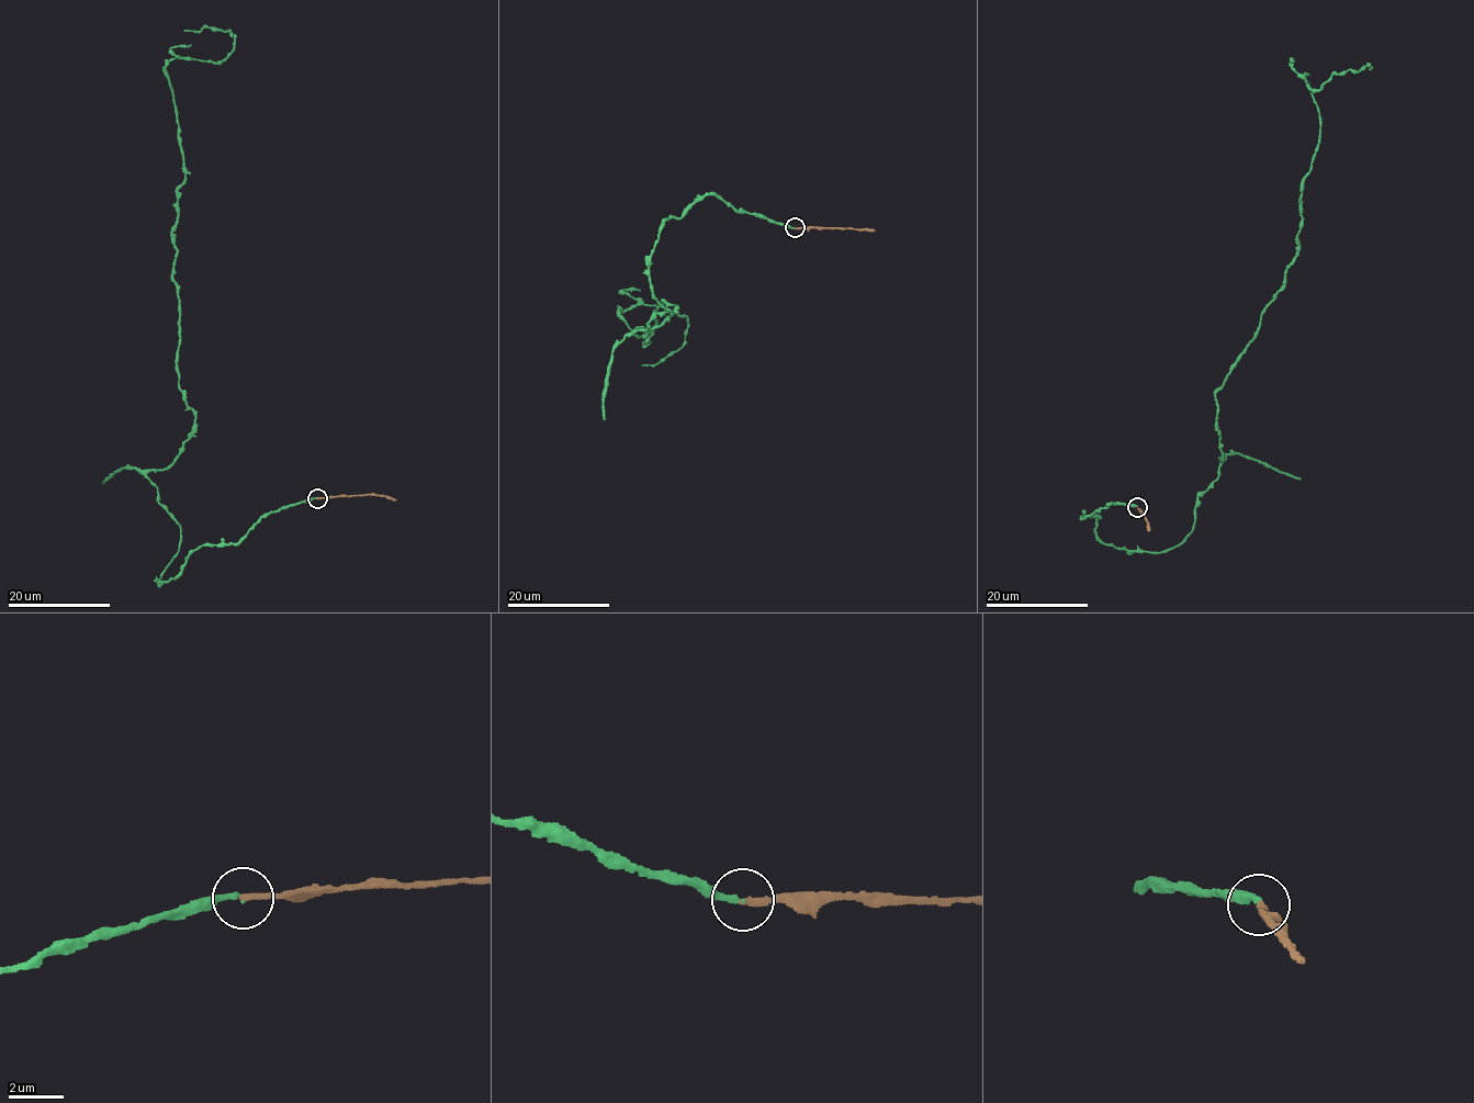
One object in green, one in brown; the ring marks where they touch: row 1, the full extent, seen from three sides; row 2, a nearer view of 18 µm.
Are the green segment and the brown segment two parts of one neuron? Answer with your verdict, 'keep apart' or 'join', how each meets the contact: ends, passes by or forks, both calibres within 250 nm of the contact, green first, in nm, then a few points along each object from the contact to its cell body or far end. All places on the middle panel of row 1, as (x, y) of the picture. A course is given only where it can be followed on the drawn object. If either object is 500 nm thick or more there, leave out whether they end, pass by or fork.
join | green ends | brown ends | 190/240 nm | green via (795, 227), (665, 221), (673, 313), (636, 330), (675, 310), (647, 345), (619, 308), (685, 342), (642, 366) | brown via (795, 227), (875, 231)

